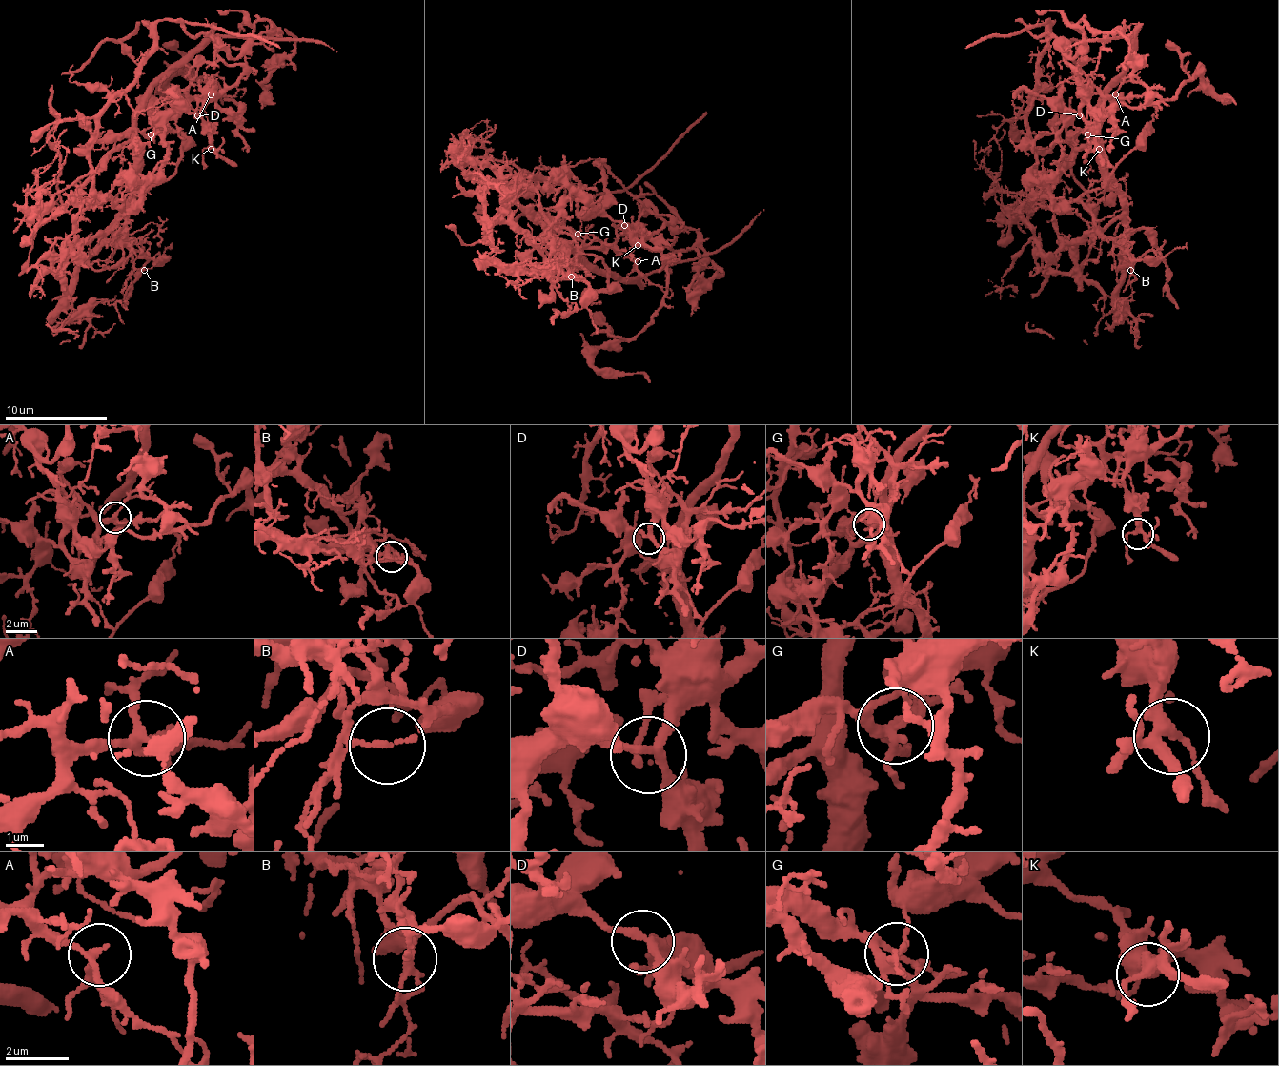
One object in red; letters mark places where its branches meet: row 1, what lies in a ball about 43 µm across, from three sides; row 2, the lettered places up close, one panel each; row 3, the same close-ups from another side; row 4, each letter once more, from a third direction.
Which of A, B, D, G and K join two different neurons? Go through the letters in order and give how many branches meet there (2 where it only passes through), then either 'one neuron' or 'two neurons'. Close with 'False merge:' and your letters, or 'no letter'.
A: 3 branches meet; one neuron
B: 2 branches meet; two neurons
D: 3 branches meet; one neuron
G: 6 branches meet; two neurons
K: 5 branches meet; one neuron
False merge: B, G

